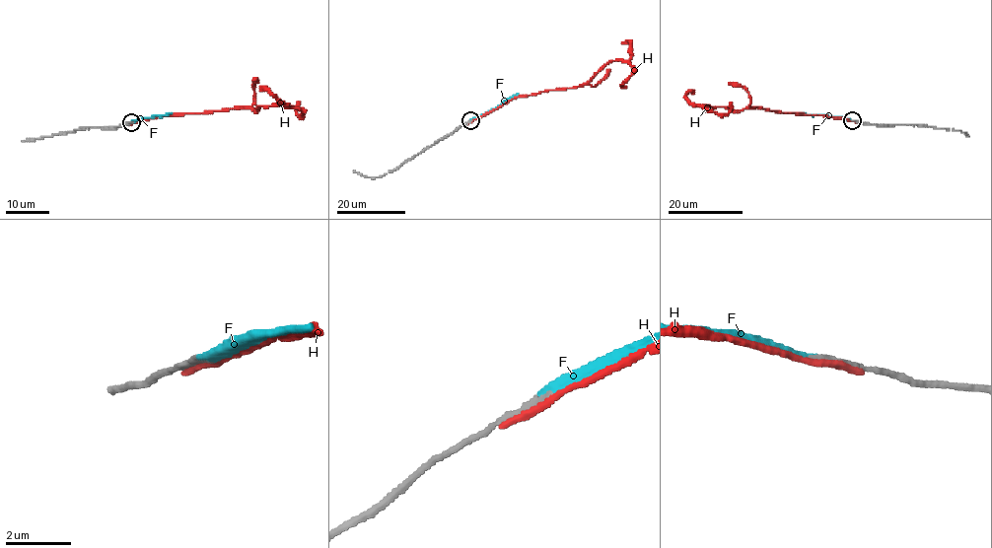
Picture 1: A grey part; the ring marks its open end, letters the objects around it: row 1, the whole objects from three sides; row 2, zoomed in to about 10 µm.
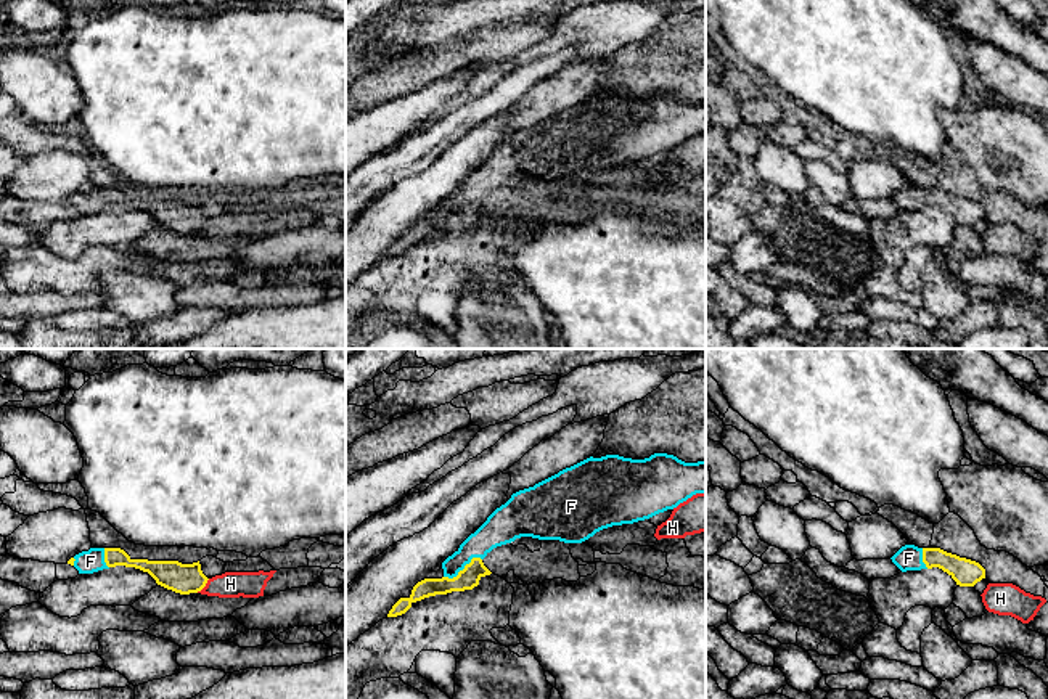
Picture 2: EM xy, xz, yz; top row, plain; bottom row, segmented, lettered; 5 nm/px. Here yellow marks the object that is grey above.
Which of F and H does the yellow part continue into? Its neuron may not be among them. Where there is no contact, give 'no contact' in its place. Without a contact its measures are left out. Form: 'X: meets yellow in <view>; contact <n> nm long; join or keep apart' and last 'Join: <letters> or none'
F: meets yellow in xz; contact 220 nm long; join
H: meets yellow in xy; contact 100 nm long; keep apart
Join: F

